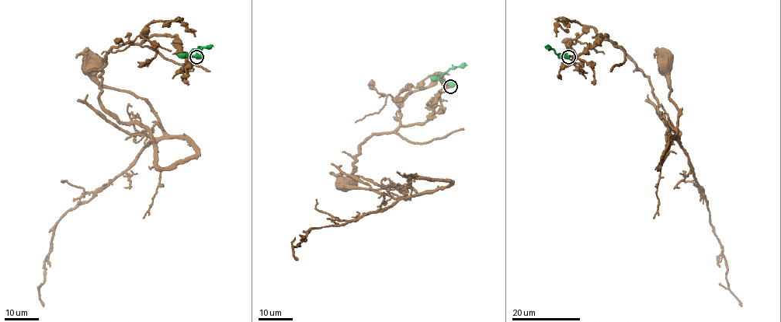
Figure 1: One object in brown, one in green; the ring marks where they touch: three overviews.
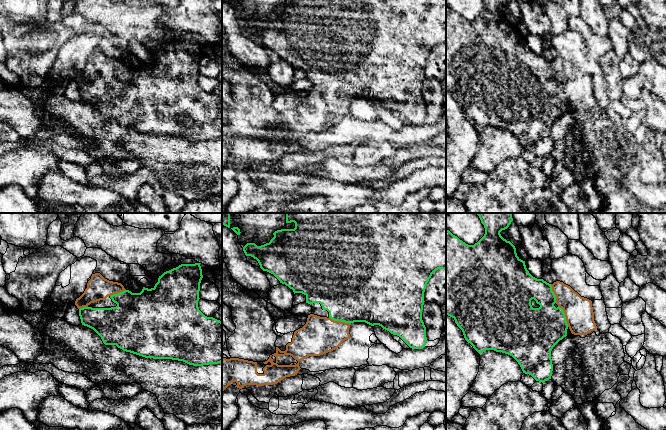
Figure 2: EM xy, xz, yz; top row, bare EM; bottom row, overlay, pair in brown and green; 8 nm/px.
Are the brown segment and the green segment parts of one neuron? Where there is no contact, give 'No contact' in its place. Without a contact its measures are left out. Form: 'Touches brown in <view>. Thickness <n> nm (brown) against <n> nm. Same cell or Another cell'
Touches brown in yz. Thickness 220 nm (brown) against 360 nm. Same cell

